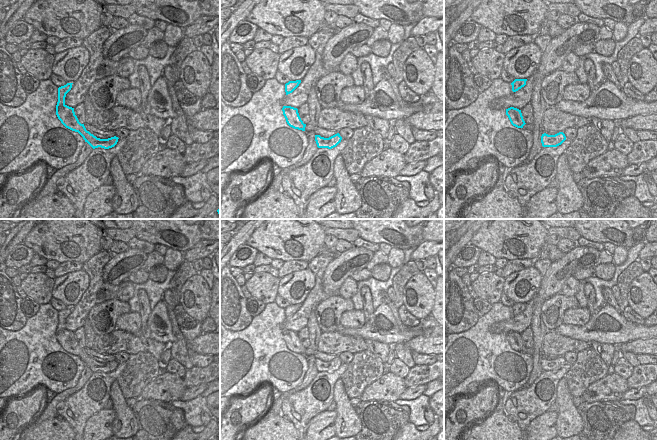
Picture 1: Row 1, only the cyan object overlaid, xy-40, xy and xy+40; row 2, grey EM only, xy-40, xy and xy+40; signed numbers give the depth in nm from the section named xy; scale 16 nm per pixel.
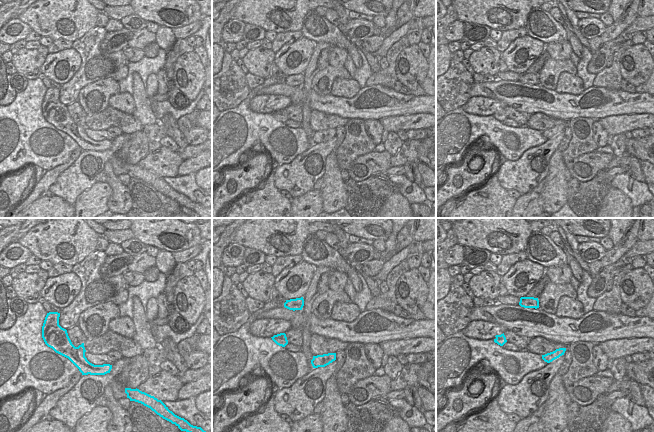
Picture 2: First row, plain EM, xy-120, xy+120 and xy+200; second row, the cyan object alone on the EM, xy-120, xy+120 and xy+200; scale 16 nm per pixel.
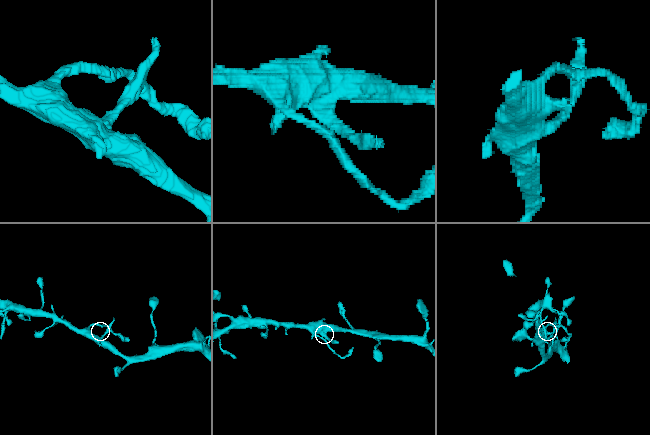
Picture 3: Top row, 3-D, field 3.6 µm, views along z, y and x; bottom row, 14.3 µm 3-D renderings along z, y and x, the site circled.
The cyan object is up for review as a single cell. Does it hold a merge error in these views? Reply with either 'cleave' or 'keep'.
cleave

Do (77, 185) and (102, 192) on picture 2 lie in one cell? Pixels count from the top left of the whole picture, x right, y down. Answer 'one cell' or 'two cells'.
two cells

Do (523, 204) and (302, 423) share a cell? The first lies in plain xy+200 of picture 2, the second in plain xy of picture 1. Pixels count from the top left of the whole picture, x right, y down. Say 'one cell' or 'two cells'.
two cells

